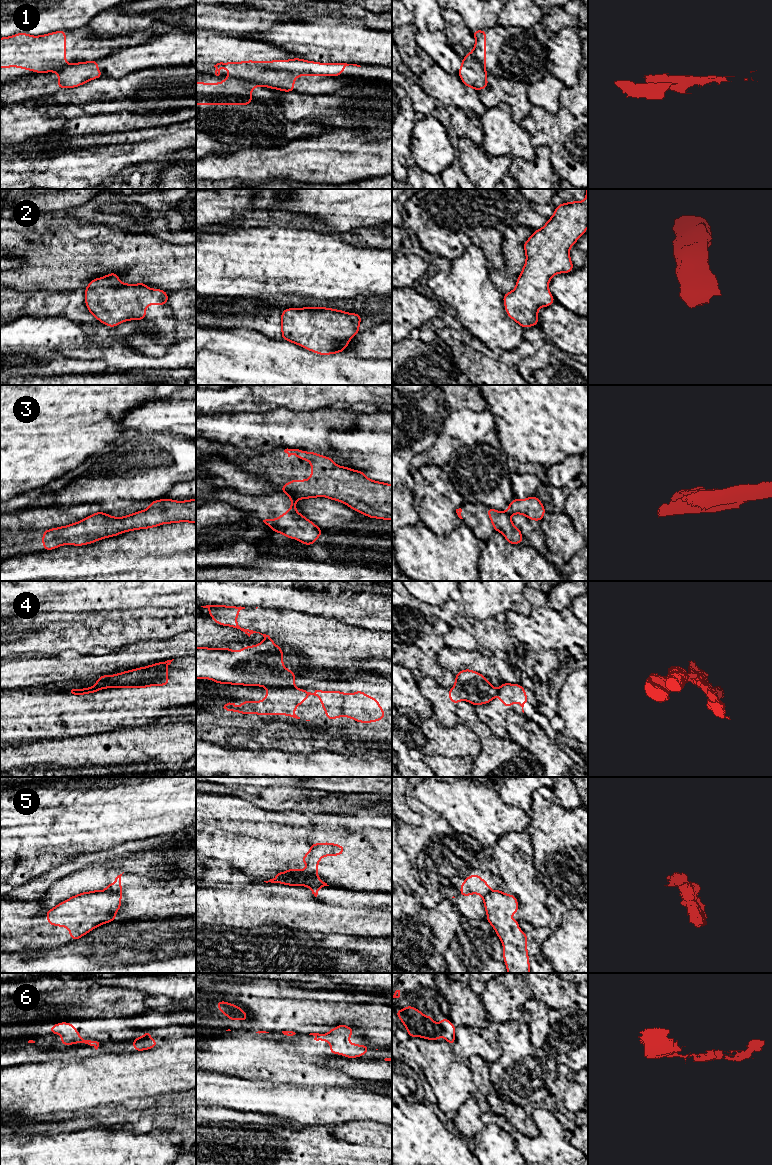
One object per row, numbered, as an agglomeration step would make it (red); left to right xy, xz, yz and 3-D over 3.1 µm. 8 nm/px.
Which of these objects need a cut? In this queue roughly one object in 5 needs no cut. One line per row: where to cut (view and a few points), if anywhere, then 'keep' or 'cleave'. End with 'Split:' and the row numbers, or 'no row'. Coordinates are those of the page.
1: xz (237, 76), (261, 85) | cleave
2: no cut | keep
3: xz (292, 499), (295, 502) | cleave
4: xz (267, 686), (294, 687) | cleave
5: xy (106, 890), (120, 895) | cleave
6: xy (84, 1039), (60, 1043) | cleave
Split: 1, 3, 4, 5, 6

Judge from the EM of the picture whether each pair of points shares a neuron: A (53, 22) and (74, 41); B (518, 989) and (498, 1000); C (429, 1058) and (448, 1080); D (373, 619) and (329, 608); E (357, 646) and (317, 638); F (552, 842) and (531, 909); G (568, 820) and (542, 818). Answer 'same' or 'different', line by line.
A: different
B: same
C: same
D: same
E: same
F: different
G: same

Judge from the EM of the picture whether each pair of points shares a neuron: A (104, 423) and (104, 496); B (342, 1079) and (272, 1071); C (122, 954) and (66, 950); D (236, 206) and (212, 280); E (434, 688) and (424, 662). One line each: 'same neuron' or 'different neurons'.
A: different neurons
B: same neuron
C: same neuron
D: different neurons
E: different neurons

